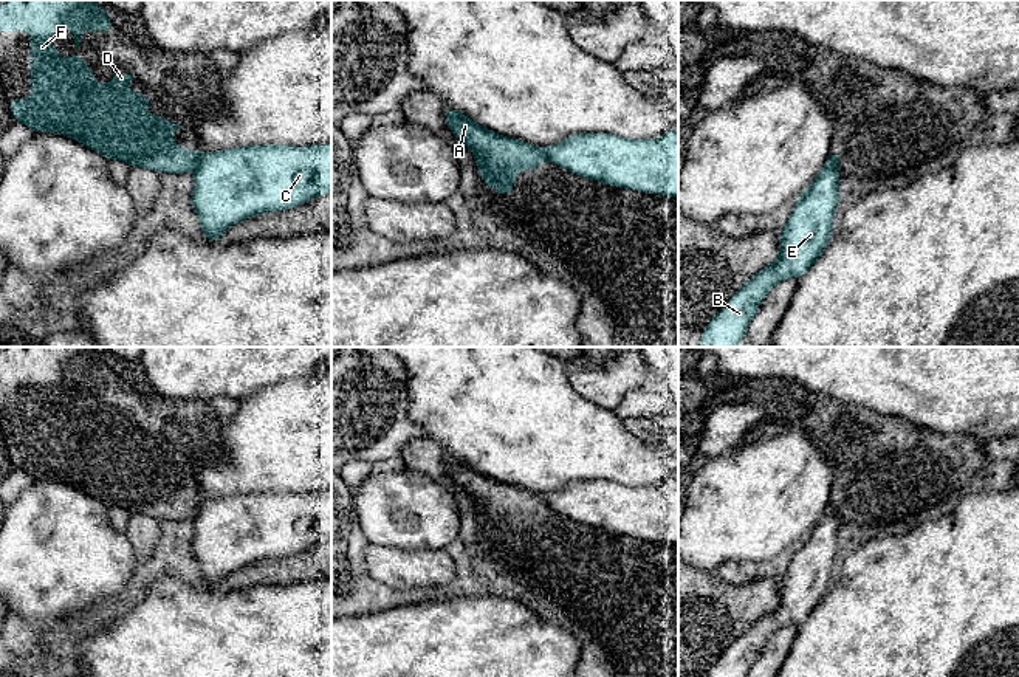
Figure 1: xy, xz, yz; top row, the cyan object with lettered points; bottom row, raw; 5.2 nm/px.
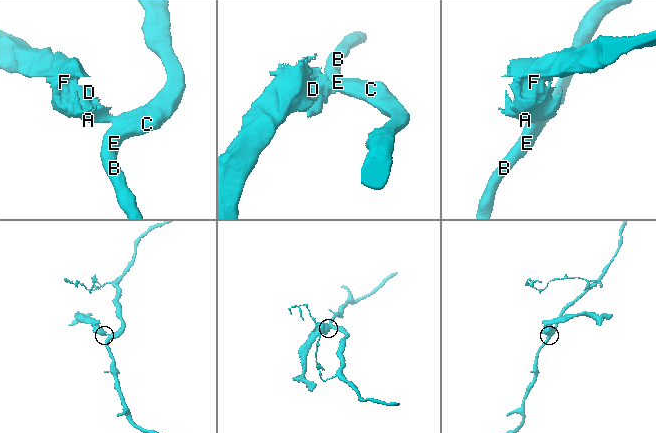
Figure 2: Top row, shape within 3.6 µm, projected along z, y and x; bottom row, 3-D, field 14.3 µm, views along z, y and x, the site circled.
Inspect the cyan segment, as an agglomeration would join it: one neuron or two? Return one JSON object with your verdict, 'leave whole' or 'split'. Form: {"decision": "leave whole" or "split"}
{"decision": "split"}

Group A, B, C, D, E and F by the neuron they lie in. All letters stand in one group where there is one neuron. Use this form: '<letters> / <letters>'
A D F / B C E

